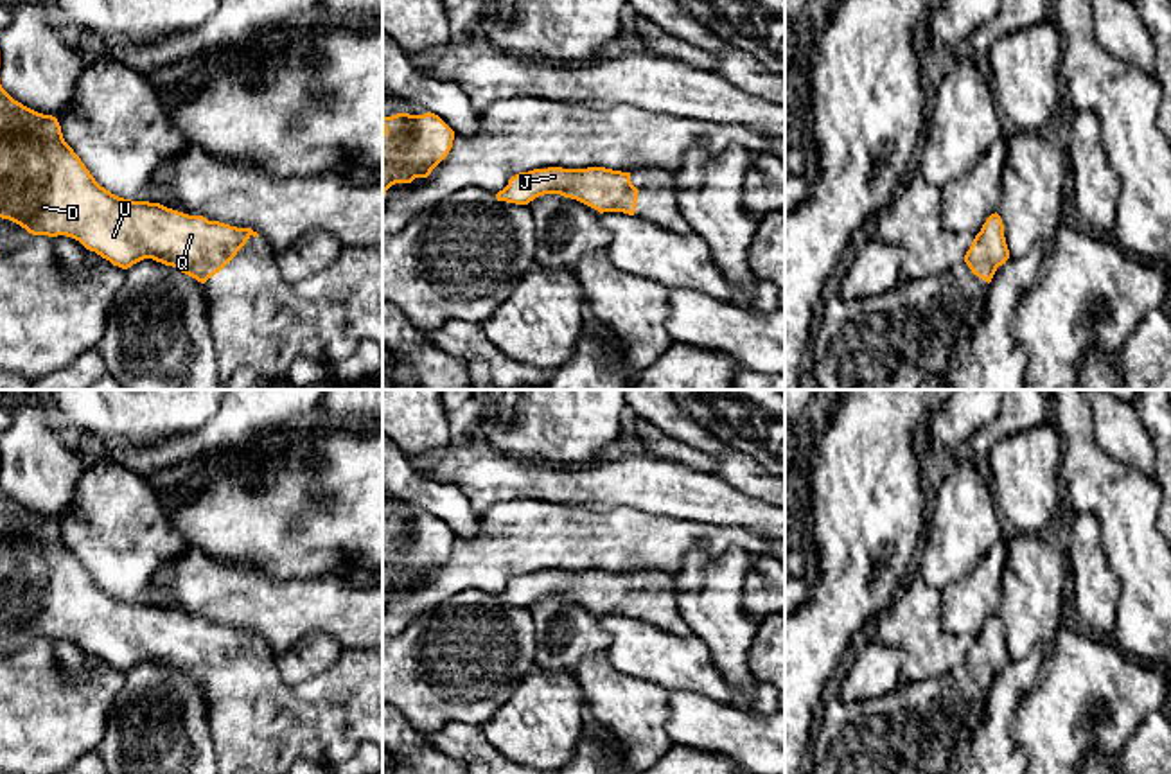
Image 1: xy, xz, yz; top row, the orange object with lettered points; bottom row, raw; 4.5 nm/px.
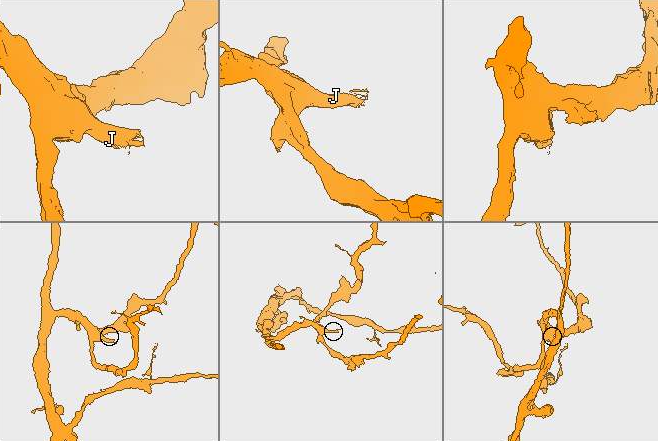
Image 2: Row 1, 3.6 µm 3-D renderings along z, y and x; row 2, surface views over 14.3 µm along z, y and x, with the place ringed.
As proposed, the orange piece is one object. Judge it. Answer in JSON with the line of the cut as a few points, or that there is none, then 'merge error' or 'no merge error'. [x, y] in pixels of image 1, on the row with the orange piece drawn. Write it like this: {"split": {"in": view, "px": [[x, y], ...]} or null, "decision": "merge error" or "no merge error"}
{"split": null, "decision": "no merge error"}

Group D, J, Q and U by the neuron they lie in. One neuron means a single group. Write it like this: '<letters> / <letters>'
D J Q U

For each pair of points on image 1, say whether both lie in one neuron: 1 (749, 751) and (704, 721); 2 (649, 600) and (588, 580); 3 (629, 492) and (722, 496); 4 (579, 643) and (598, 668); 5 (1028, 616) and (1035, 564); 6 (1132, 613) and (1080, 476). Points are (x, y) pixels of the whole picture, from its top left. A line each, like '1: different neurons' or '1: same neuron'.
1: same neuron
2: same neuron
3: same neuron
4: different neurons
5: same neuron
6: same neuron

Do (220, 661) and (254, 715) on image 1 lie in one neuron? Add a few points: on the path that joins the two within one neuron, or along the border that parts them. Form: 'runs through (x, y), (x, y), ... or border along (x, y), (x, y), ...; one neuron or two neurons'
runs through (232, 674), (243, 685), (248, 703); one neuron

